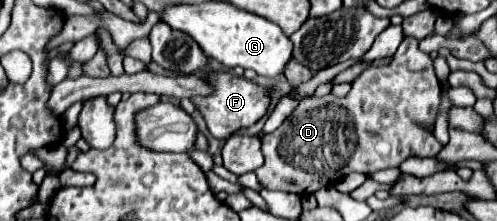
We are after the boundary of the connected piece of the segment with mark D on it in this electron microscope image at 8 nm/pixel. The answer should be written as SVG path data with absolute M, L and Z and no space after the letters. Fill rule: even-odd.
M403 37L397 53L391 63L381 67L367 67L353 83L351 91L345 97L325 95L325 97L305 97L293 115L283 121L283 125L261 137L261 151L265 163L255 171L265 189L291 191L297 195L315 193L321 187L335 185L341 177L349 173L371 175L379 169L399 167L409 157L435 157L443 145L435 139L429 125L435 123L441 105L441 85L433 71L433 59L419 51L417 39ZM283 183L289 183L291 189L283 189Z

